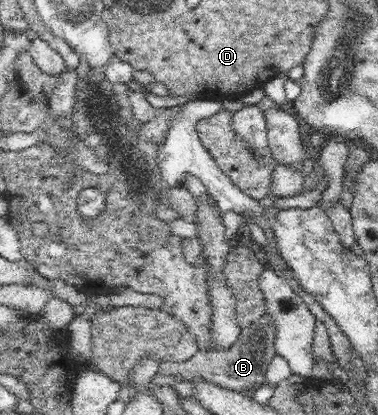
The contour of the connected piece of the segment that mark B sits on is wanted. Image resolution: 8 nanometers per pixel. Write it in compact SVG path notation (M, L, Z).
M266 312L258 321L243 327L236 339L236 343L228 349L198 350L194 357L190 357L180 363L173 361L161 362L158 374L168 375L176 378L179 382L194 382L202 380L208 384L217 385L224 389L246 393L252 389L255 392L261 385L266 384L266 373L274 351L276 341L276 324L272 316Z

